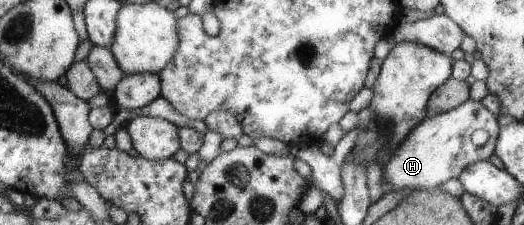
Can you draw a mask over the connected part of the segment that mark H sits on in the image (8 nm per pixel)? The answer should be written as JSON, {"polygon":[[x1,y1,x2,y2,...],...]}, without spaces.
{"polygon":[[469,99,449,112,428,116,410,130,386,162,382,170,382,182,388,185,386,193,403,189,437,190,448,180,460,177,472,164,490,159,496,152,501,131,498,115,491,112,482,100]]}

